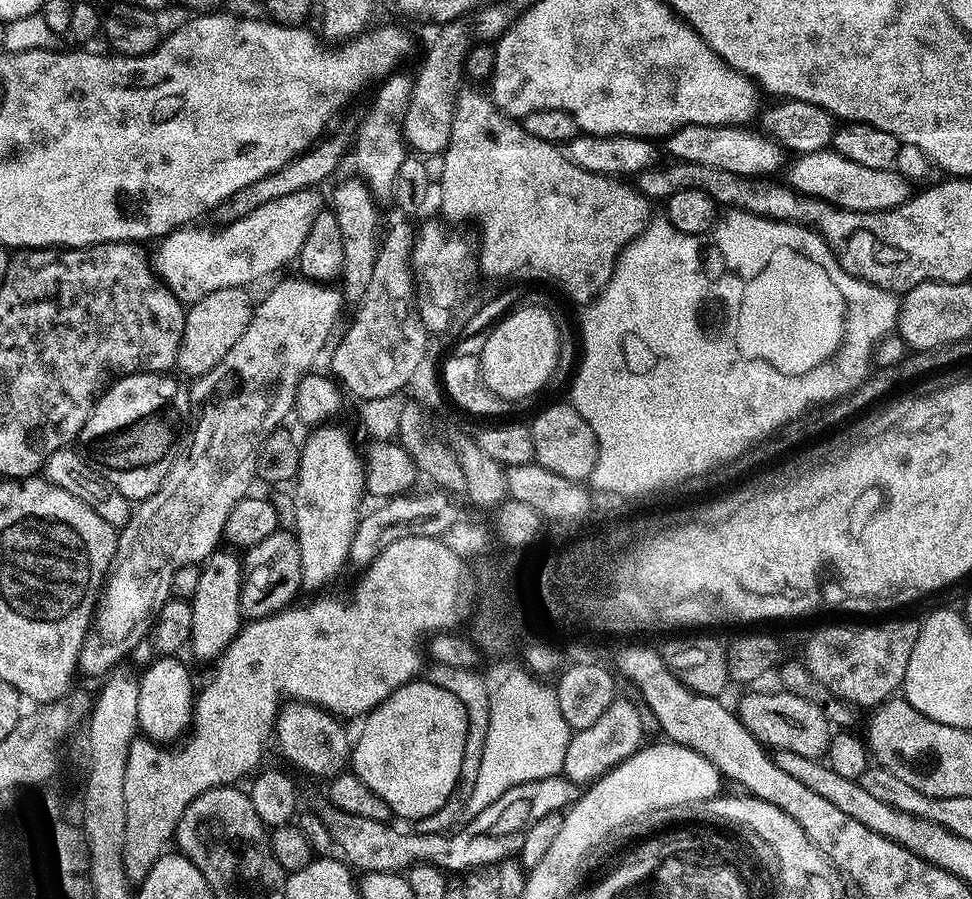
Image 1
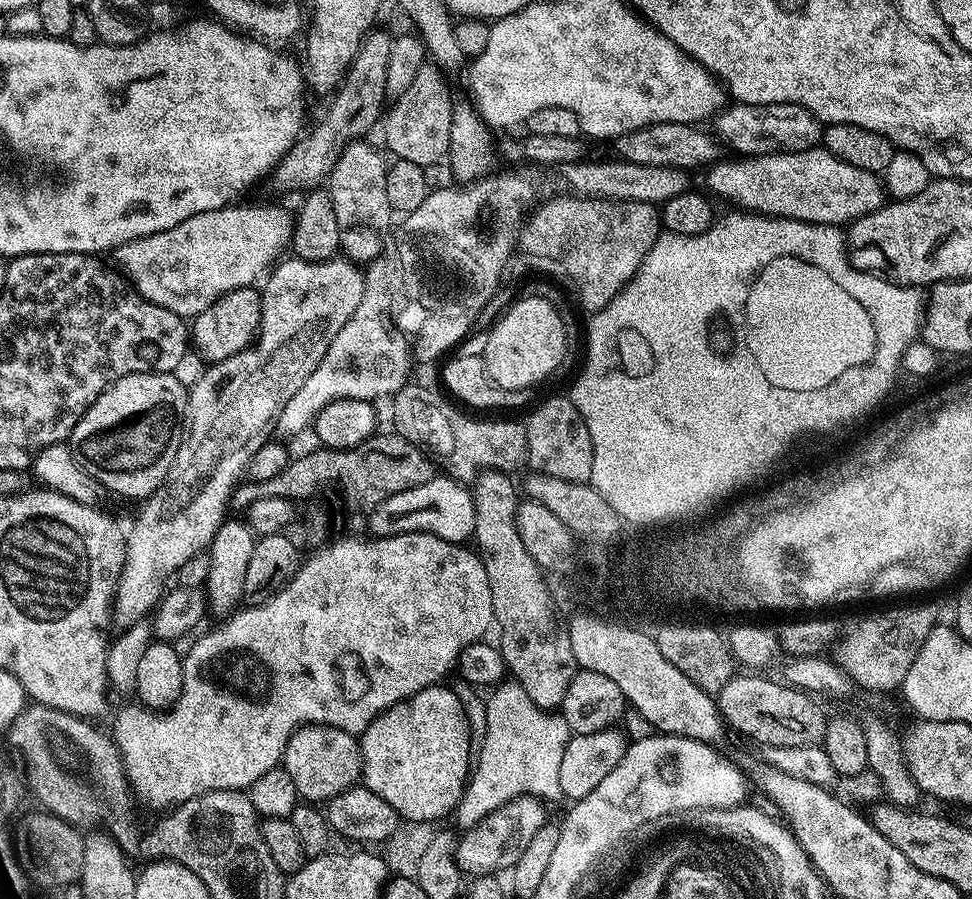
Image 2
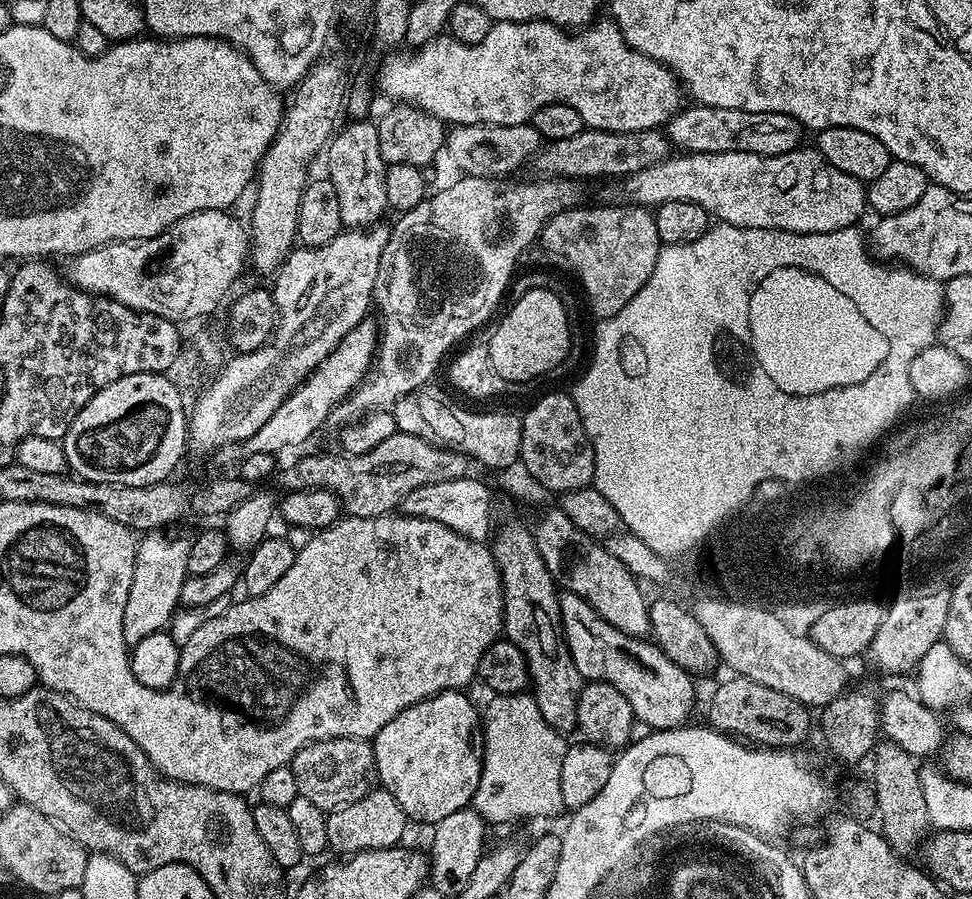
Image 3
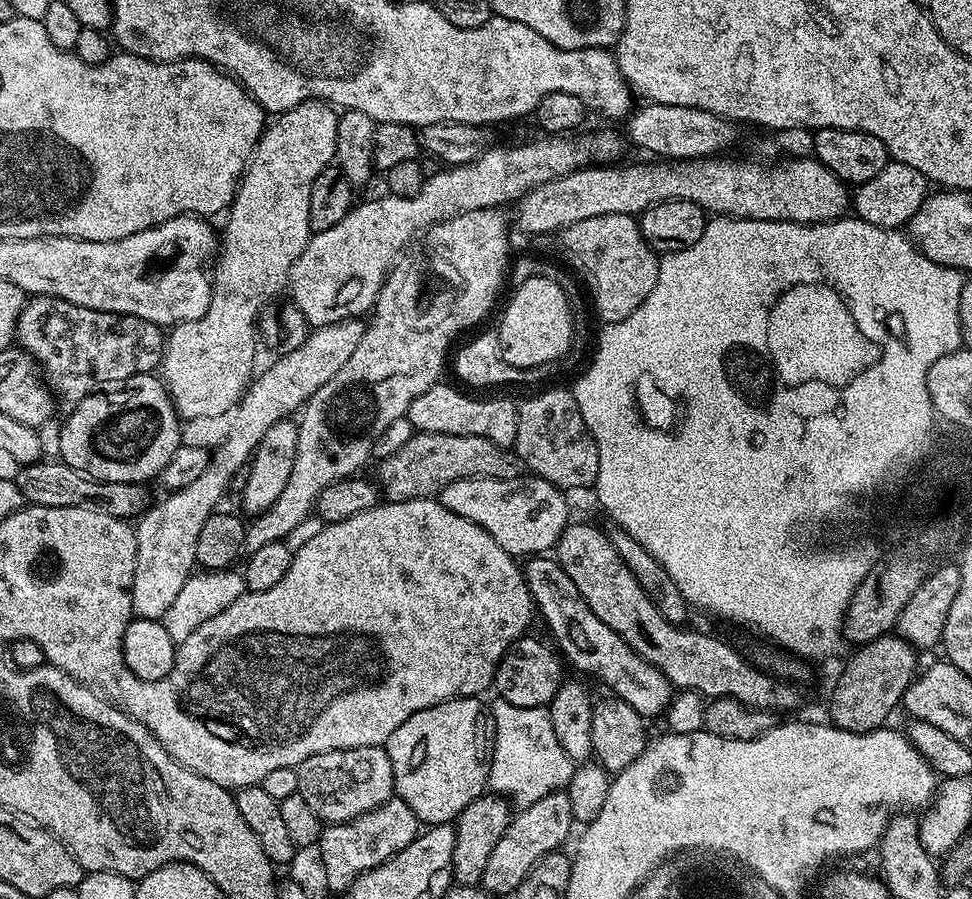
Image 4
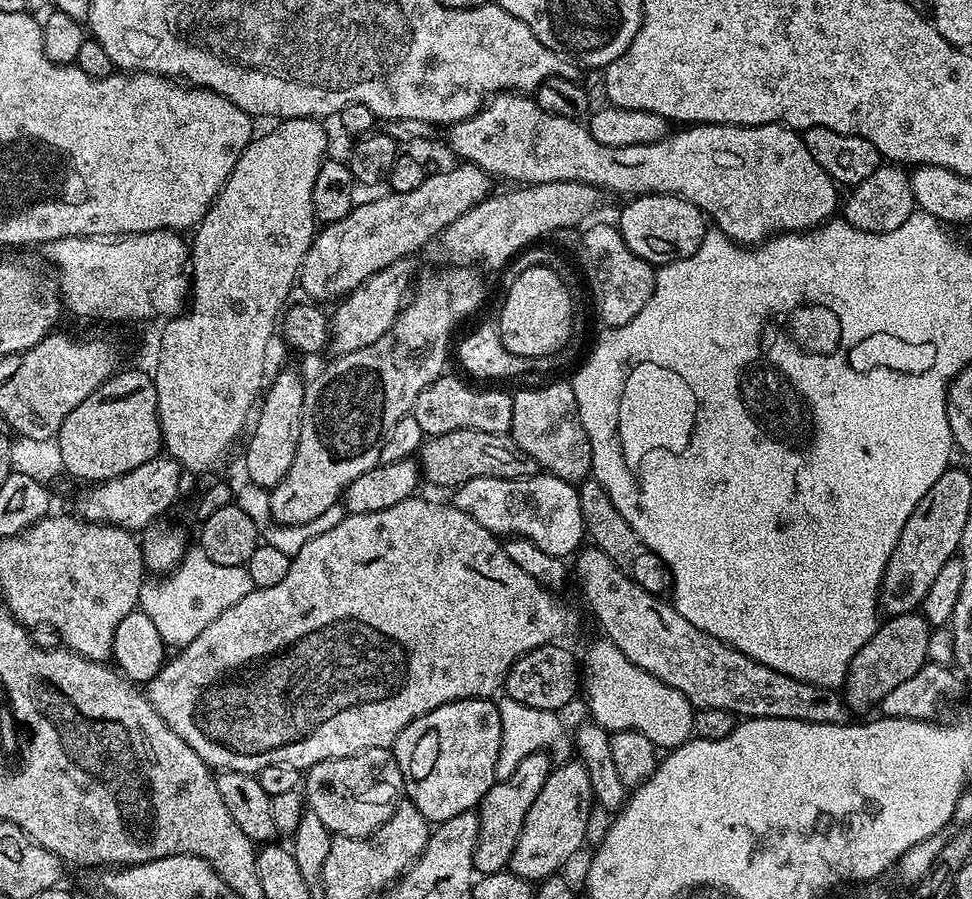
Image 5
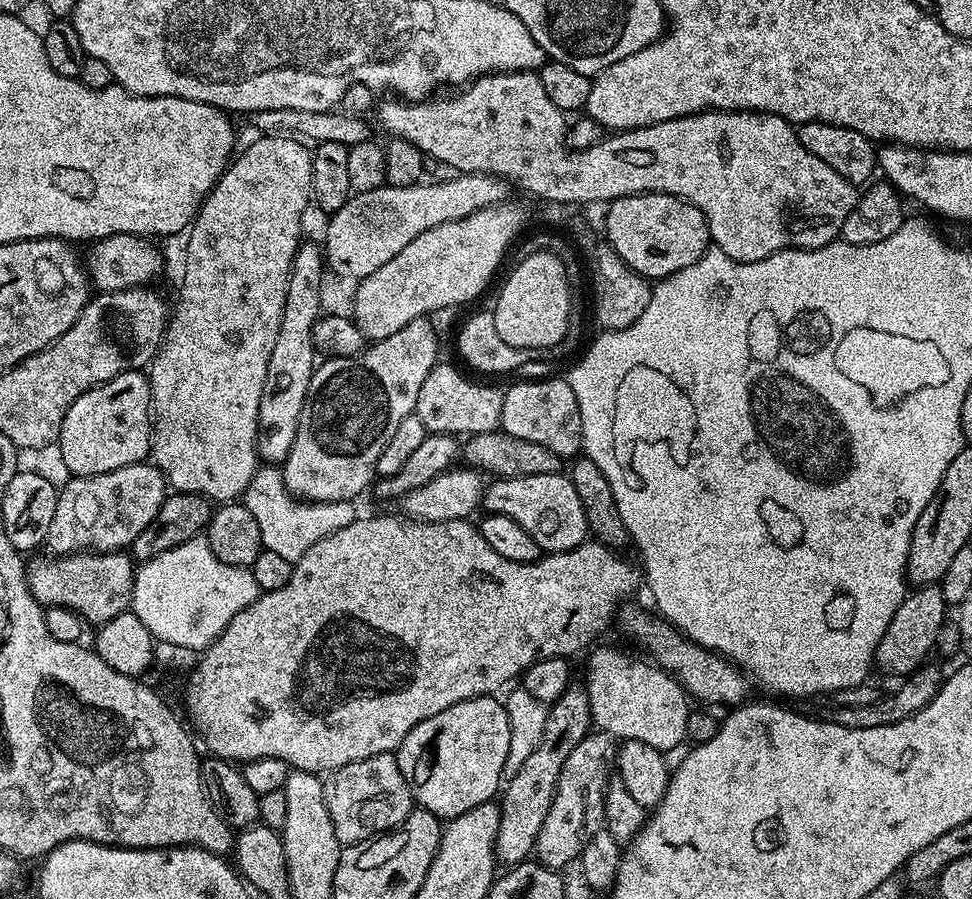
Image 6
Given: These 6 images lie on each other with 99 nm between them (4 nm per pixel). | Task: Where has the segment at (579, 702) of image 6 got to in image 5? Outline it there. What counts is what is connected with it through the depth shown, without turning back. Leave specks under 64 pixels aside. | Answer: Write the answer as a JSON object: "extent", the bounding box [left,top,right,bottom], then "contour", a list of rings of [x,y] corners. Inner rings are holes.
{"extent":[472,751,554,876],"contour":[[[542,751],[522,758],[522,762],[514,766],[514,774],[510,774],[508,780],[497,780],[480,800],[478,805],[480,829],[472,851],[472,866],[480,876],[503,872],[509,867],[511,855],[514,854],[514,848],[522,834],[526,814],[529,813],[530,806],[534,805],[534,800],[541,793],[548,773],[554,767],[553,761],[548,761],[548,755],[547,751]]]}

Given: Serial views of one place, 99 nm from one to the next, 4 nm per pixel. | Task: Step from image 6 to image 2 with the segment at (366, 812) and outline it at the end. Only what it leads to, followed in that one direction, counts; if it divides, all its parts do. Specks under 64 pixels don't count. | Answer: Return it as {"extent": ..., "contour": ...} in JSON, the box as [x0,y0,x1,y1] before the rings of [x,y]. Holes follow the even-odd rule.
{"extent":[282,723,361,802],"contour":[[[305,723],[292,733],[282,767],[294,781],[297,797],[304,802],[327,802],[361,779],[360,746],[353,733],[329,724]]]}

